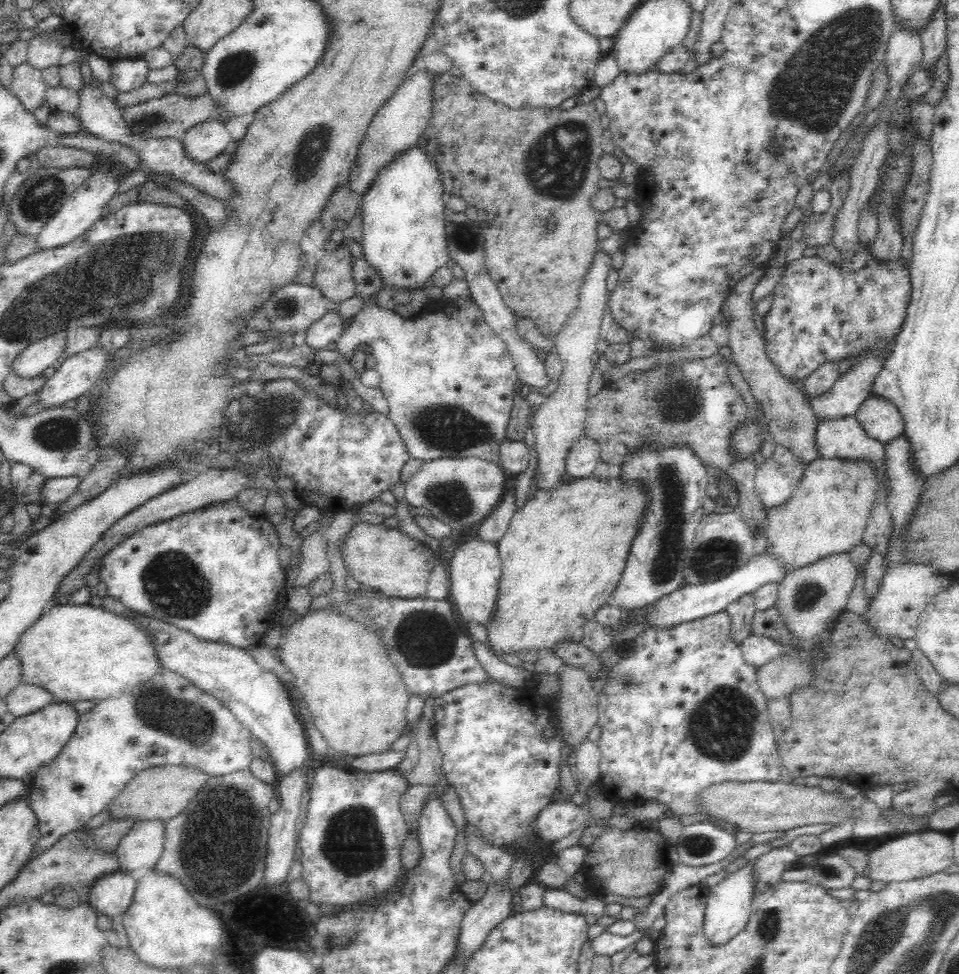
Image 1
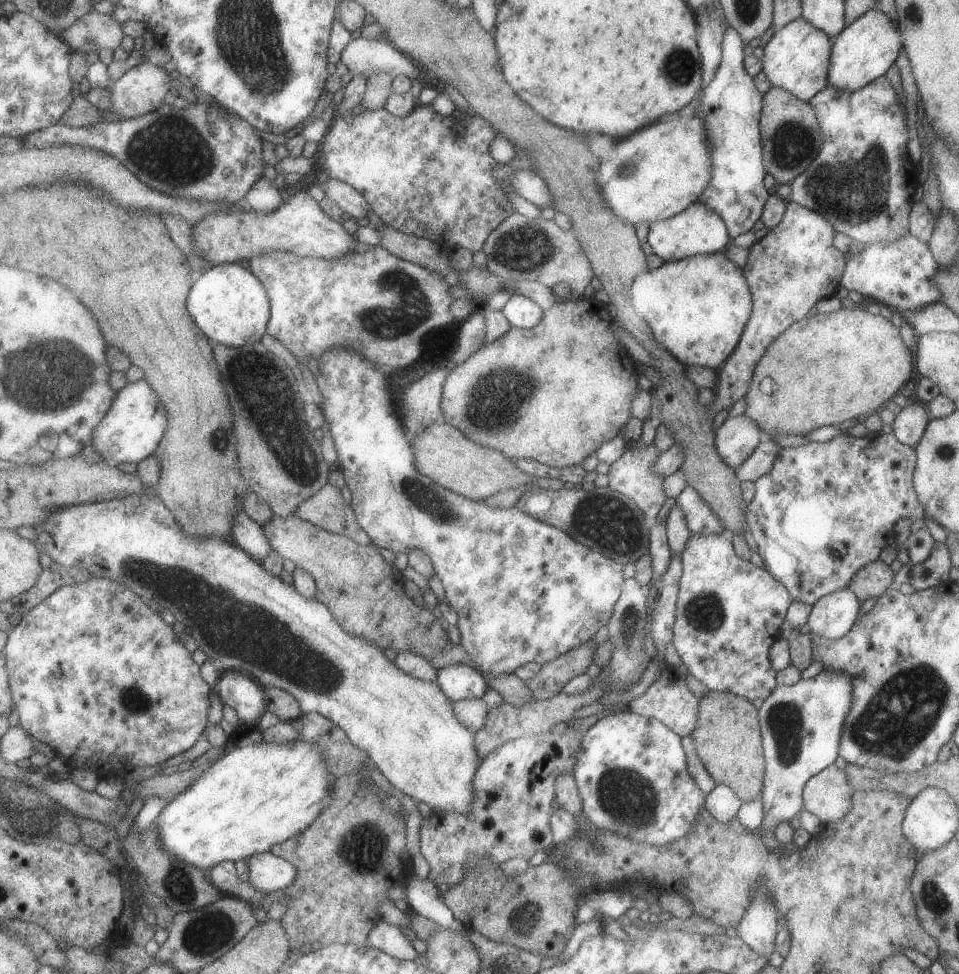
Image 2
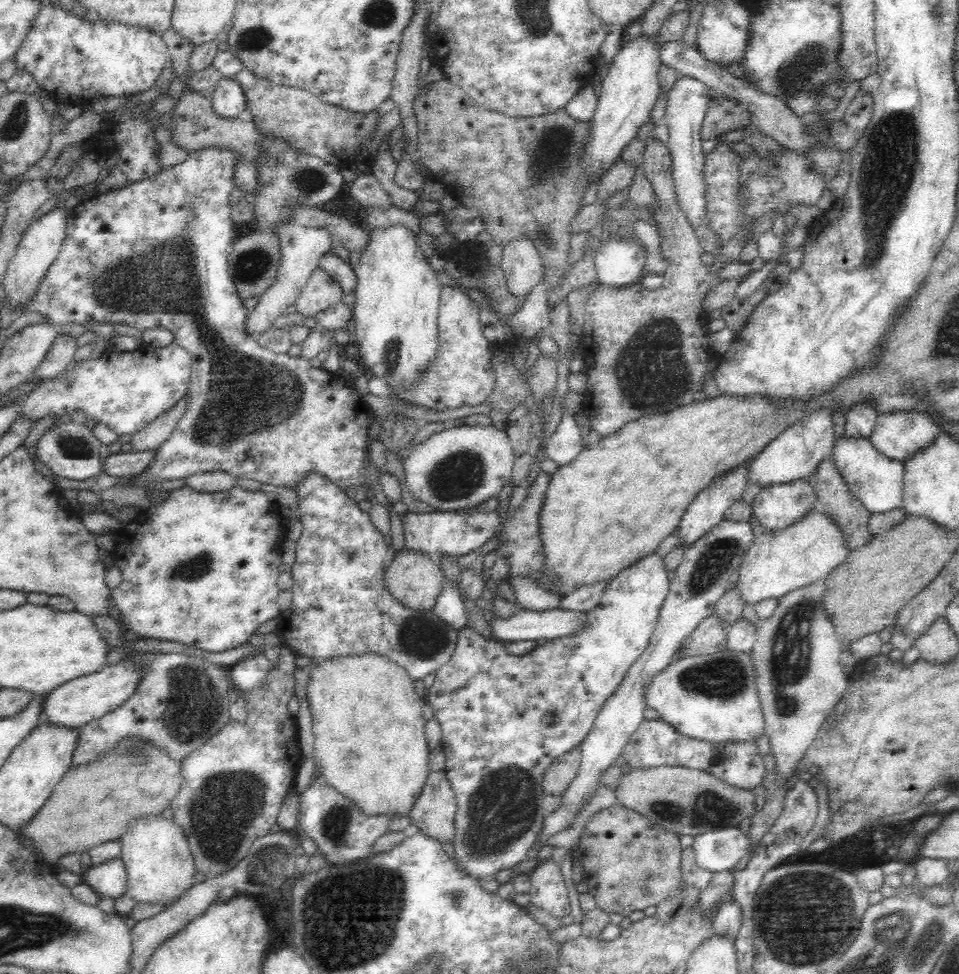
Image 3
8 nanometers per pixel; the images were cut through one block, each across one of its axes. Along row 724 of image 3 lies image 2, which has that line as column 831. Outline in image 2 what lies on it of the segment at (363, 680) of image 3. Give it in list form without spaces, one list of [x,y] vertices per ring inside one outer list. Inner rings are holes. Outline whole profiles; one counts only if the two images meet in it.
[[[856,305],[853,309],[847,309],[842,306],[839,310],[826,315],[819,314],[818,312],[815,316],[805,316],[802,319],[796,320],[781,332],[775,340],[771,341],[771,344],[769,344],[765,352],[761,355],[761,358],[757,361],[745,394],[740,400],[740,402],[745,403],[743,415],[755,422],[763,437],[773,439],[778,436],[787,436],[787,434],[806,436],[807,433],[810,433],[816,428],[841,424],[844,420],[851,418],[862,419],[875,411],[877,412],[884,402],[891,400],[892,396],[898,392],[899,386],[903,386],[903,383],[907,382],[913,372],[911,370],[909,349],[905,347],[903,340],[899,337],[899,328],[895,326],[893,320],[895,320],[895,318],[887,315],[887,313],[872,315],[865,310],[863,305]],[[765,378],[771,380],[772,391],[769,392],[769,394],[763,394],[763,390],[761,390],[761,386],[759,386]]]

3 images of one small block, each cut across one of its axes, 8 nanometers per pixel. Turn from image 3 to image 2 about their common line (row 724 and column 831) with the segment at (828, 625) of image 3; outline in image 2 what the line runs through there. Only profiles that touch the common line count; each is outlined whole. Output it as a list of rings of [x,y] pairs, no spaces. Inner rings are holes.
[[[830,764],[811,776],[802,788],[802,808],[814,814],[821,823],[835,822],[842,819],[850,811],[850,800],[852,790],[847,782],[844,769],[840,769],[834,764]]]

